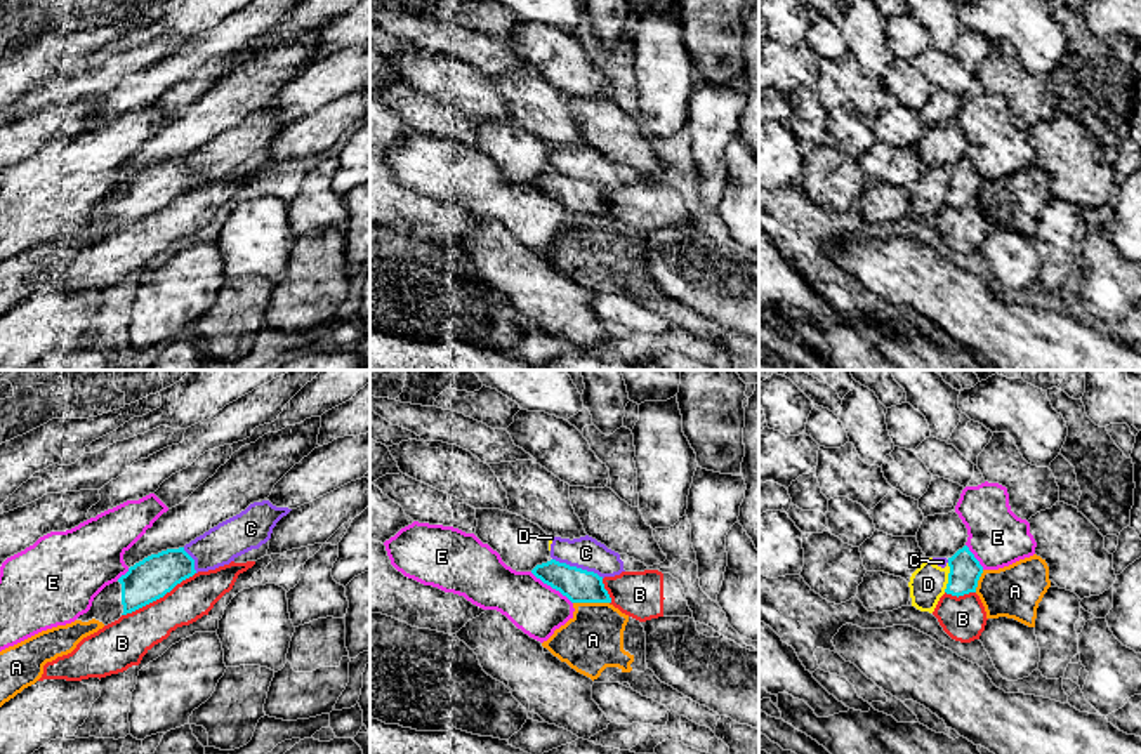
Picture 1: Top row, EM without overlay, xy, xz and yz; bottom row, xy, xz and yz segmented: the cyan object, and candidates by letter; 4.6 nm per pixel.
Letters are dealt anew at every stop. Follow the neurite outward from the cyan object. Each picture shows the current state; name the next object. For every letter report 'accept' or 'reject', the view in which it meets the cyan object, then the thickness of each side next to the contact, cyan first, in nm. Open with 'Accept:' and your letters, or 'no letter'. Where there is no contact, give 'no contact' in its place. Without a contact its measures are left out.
Accept: no letter
A: reject | xz | 160/280 nm
B: reject | xy | 190/220 nm
C: reject | xz | 160/150 nm
D: reject | yz | 140/170 nm
E: reject | xz | 160/240 nm

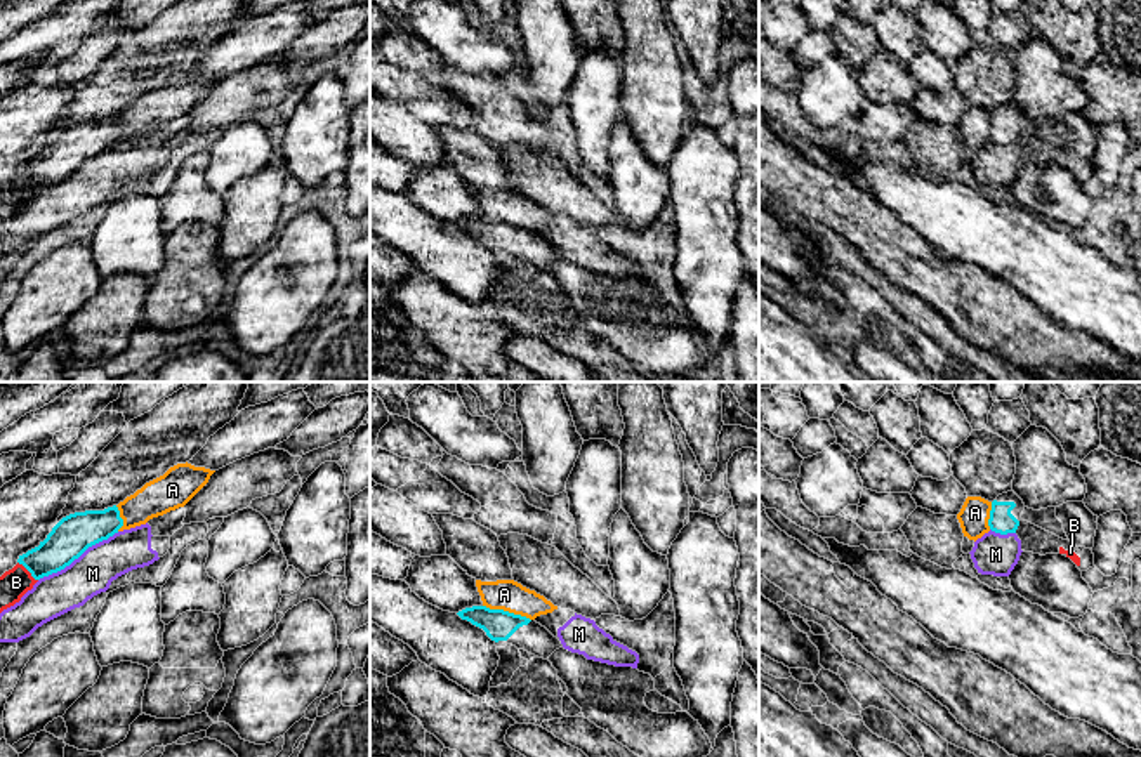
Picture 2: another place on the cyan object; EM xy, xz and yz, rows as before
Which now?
Accept: no letter
A: reject | xz | 140/140 nm
B: reject | xy | 180/140 nm
M: reject | xy | 180/190 nm

